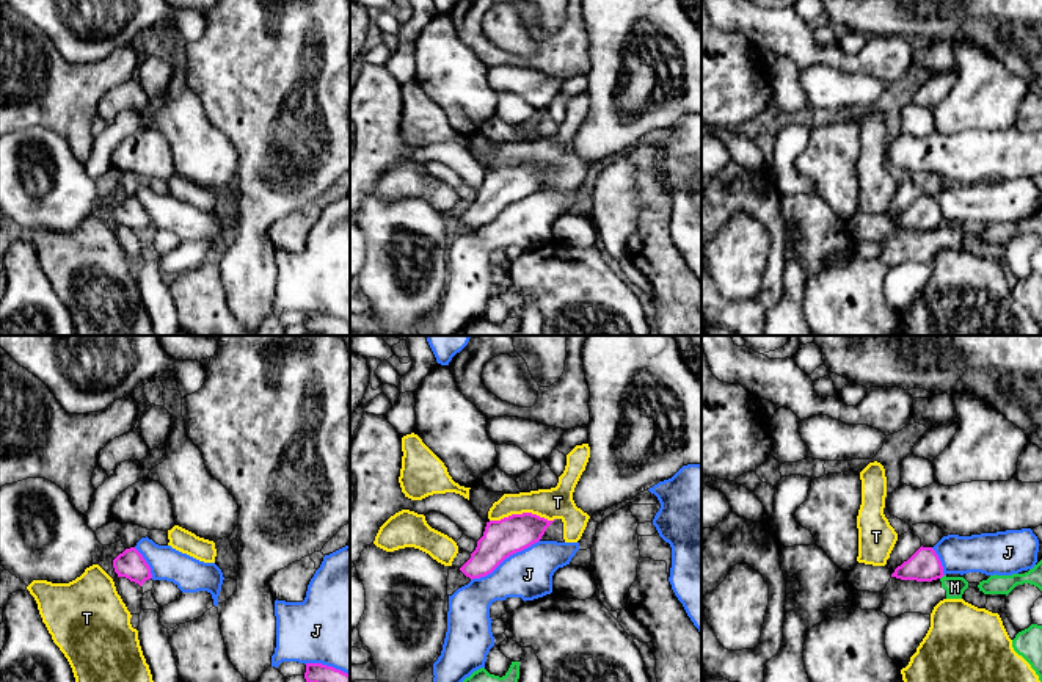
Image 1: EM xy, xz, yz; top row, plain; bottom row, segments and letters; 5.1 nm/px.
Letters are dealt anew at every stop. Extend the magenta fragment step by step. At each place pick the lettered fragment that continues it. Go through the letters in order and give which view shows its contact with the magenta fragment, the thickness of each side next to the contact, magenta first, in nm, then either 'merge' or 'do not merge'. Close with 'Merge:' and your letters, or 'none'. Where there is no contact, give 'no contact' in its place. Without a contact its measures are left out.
J: xz | 190/260 nm | do not merge
M: yz | 160/100 nm | do not merge
T: xz | 190/160 nm | do not merge
Merge: none

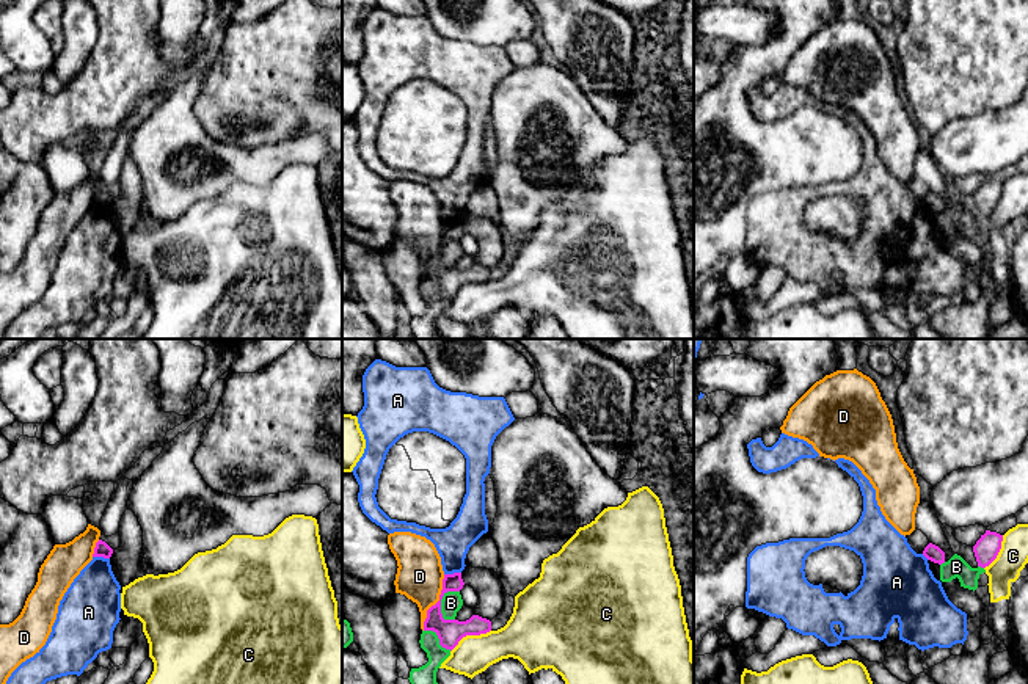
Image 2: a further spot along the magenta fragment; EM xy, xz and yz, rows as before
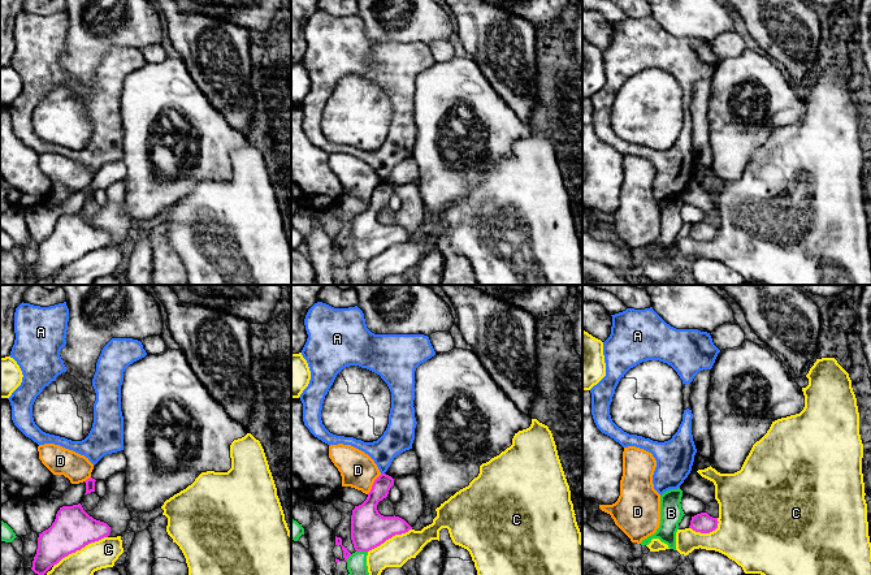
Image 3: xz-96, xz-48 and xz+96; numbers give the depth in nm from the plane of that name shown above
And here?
A: xy | 80/280 nm | do not merge
B: xz | 130/110 nm | do not merge
C: xz | 130/200 nm | do not merge
D: xz | 130/240 nm | do not merge
Merge: none

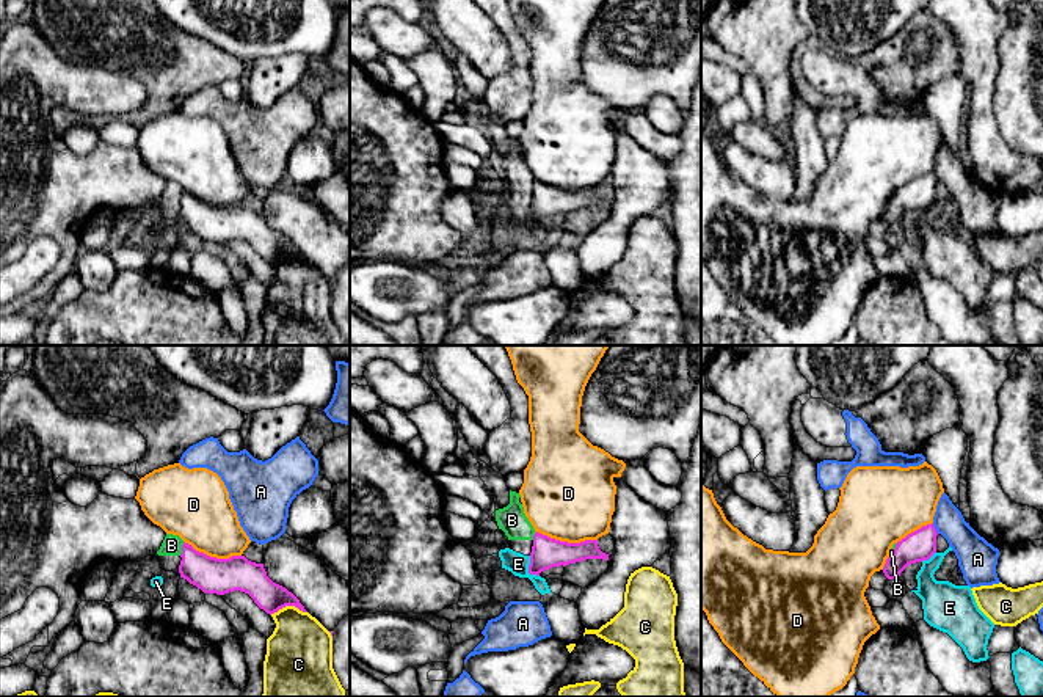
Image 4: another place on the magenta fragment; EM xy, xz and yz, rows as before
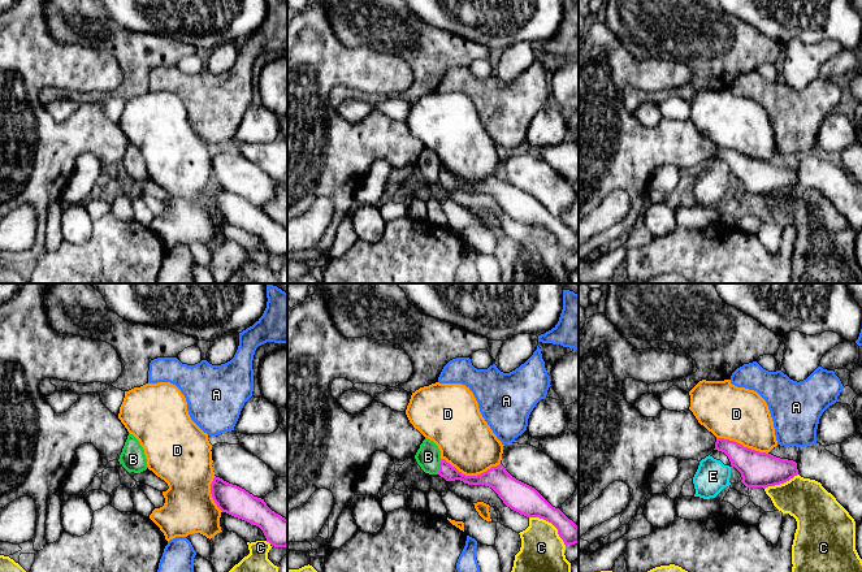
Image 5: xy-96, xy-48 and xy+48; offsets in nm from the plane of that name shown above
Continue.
A: yz | 160/180 nm | do not merge
B: xy | 180/100 nm | do not merge
C: xy | 160/340 nm | do not merge
D: xz | 160/480 nm | do not merge
E: xz | 160/110 nm | do not merge
Merge: none

